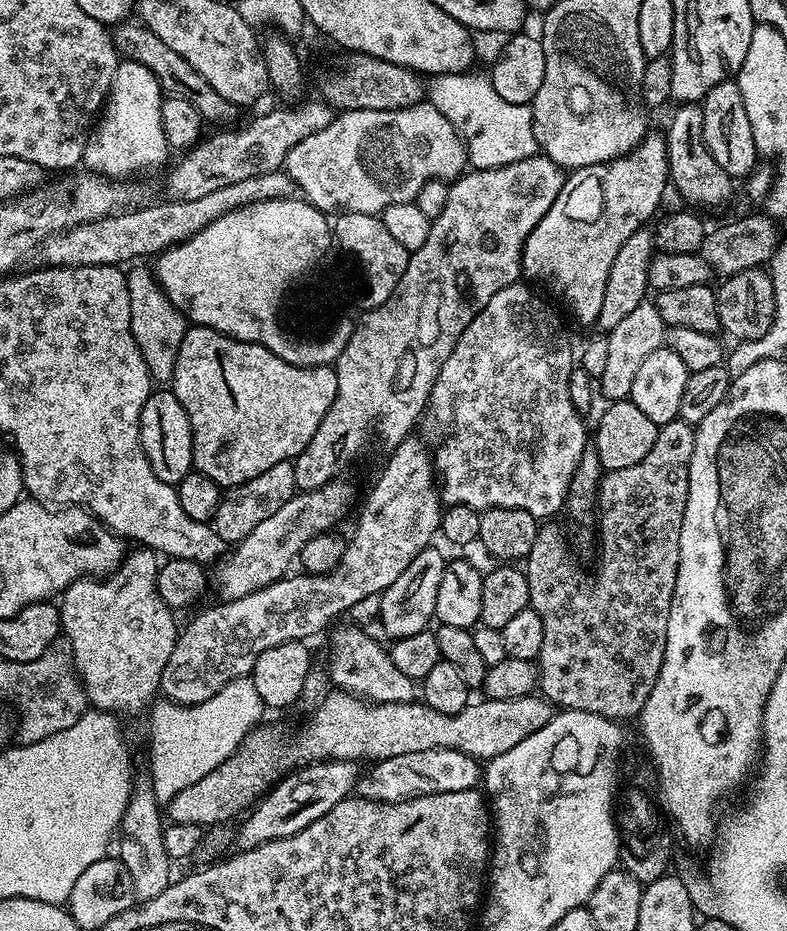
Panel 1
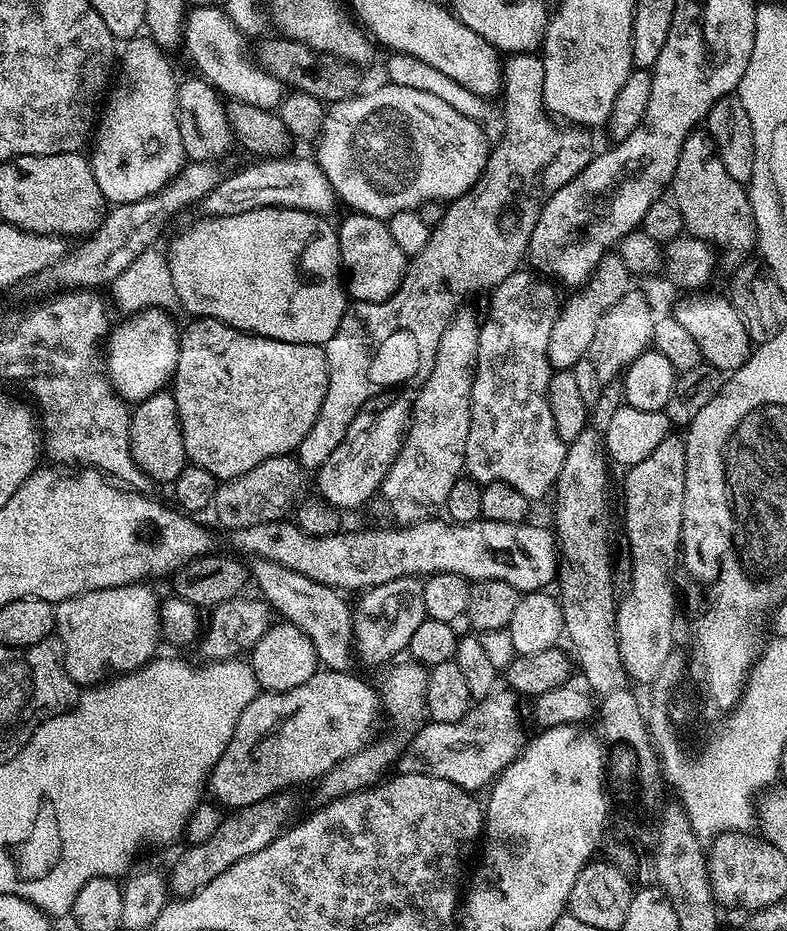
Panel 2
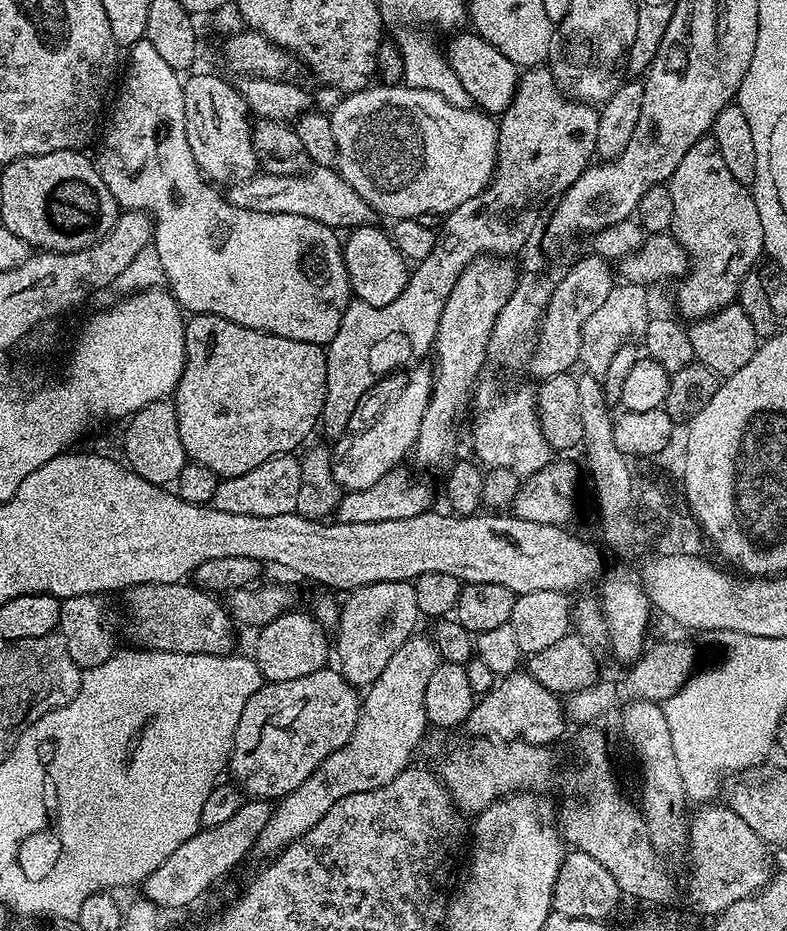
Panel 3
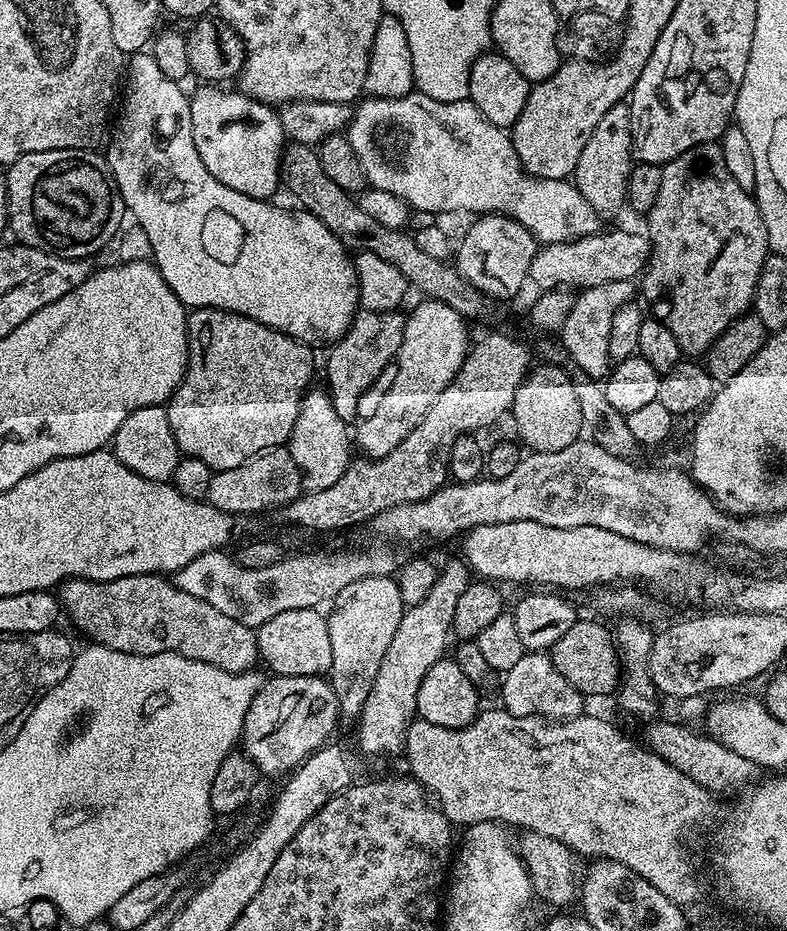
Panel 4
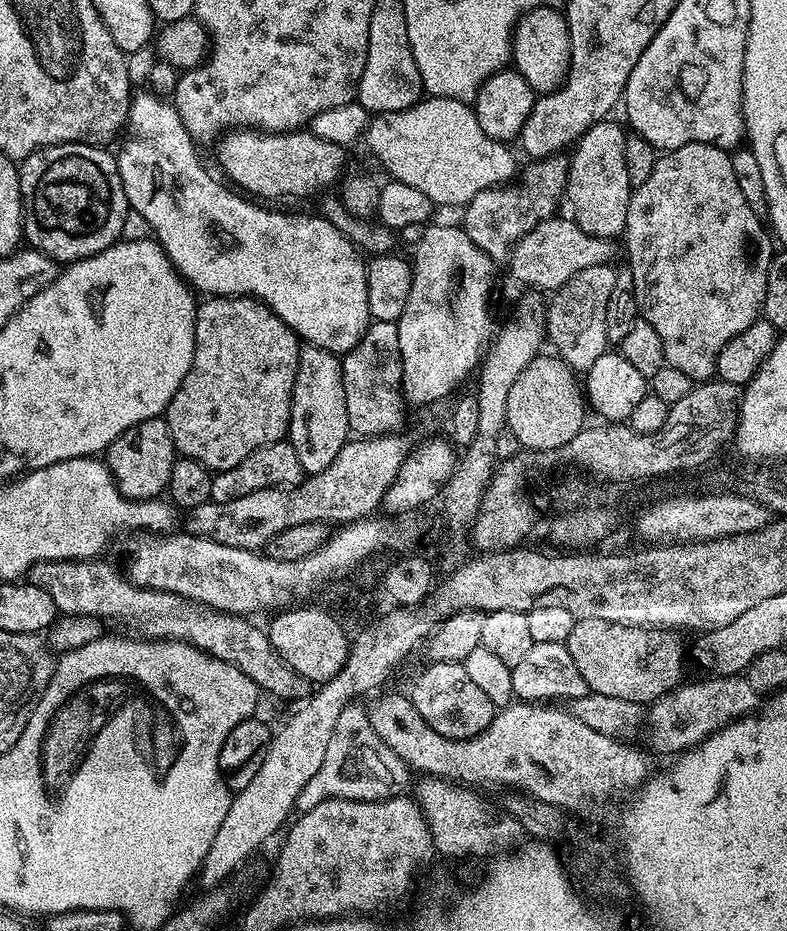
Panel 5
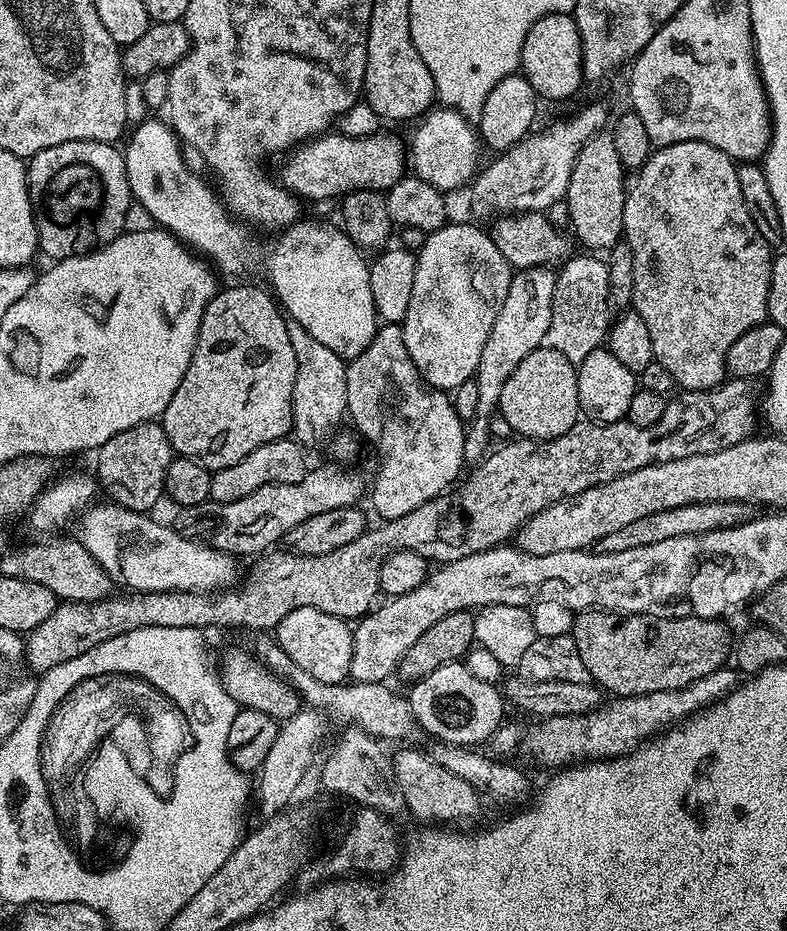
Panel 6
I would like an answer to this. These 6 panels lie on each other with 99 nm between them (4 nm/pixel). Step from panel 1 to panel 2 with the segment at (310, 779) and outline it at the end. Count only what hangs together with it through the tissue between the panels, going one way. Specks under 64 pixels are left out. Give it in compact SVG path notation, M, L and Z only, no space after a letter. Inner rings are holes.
M291 791L275 792L273 796L262 798L262 802L229 811L218 826L218 831L207 842L185 847L172 872L170 868L171 891L180 898L191 896L202 886L214 882L222 870L230 870L234 862L242 862L242 858L250 858L250 854L266 850L266 846L270 846L270 842L274 842L274 838L283 834L297 819L296 800L292 795Z

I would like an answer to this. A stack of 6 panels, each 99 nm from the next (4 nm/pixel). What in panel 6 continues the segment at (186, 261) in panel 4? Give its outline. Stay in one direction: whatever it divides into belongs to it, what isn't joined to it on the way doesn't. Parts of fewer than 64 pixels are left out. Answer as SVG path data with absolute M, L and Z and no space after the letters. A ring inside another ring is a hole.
M163 119L144 120L127 137L128 149L123 149L122 155L126 166L126 178L132 191L133 201L146 206L150 210L153 221L159 227L177 236L182 243L187 244L193 252L207 258L213 265L225 264L232 268L240 260L240 251L244 248L245 225L237 217L231 215L220 199L217 189L211 183L207 184L196 172L191 172L184 165L184 156L180 153L181 141L175 132ZM301 218L277 236L280 237L268 256L268 280L272 283L271 291L281 309L310 334L314 334L314 338L318 338L322 346L330 346L330 350L334 350L334 354L338 354L346 362L353 360L355 356L362 354L362 350L366 350L366 346L372 344L378 331L374 294L370 294L369 261L365 253L345 234L343 227L336 225L335 228L320 220Z

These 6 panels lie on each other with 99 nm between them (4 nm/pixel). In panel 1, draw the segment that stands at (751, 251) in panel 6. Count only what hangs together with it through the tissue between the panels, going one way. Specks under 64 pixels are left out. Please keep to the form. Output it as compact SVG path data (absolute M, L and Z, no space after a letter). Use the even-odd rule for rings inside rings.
M684 102L679 105L680 108L668 120L668 128L664 132L664 141L668 147L668 175L670 177L671 187L680 191L680 196L684 200L689 200L697 209L700 208L716 208L719 204L724 204L732 196L733 177L726 174L726 170L722 170L722 166L718 166L718 162L714 162L714 154L710 154L710 150L704 141L704 131L702 130L702 118L704 117L704 109L699 103Z

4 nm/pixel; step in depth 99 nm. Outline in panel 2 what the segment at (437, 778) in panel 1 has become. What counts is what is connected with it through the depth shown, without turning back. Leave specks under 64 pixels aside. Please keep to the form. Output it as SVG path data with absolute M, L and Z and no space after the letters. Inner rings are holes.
M511 690L491 692L487 698L473 703L458 722L428 722L425 728L416 732L416 737L399 753L398 768L401 773L426 774L434 778L446 778L446 782L454 782L454 786L462 786L467 792L479 793L479 788L487 789L503 772L509 762L520 755L526 738L520 734L520 726L516 718L517 693Z

